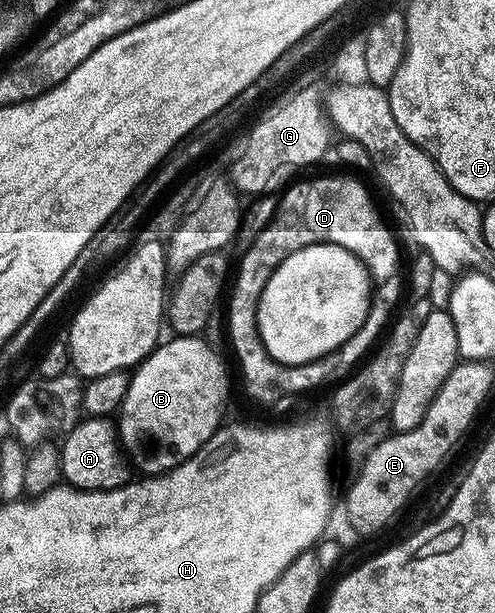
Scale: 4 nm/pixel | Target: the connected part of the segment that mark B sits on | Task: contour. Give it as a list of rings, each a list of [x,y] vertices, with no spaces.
[[[175,335],[173,339],[167,344],[166,341],[159,343],[158,347],[133,369],[122,399],[120,415],[116,420],[120,442],[133,467],[143,468],[143,473],[146,474],[171,472],[176,465],[183,464],[190,456],[195,456],[214,437],[214,433],[223,427],[222,411],[225,410],[226,399],[230,396],[230,380],[226,377],[226,368],[222,365],[221,358],[202,338]]]

